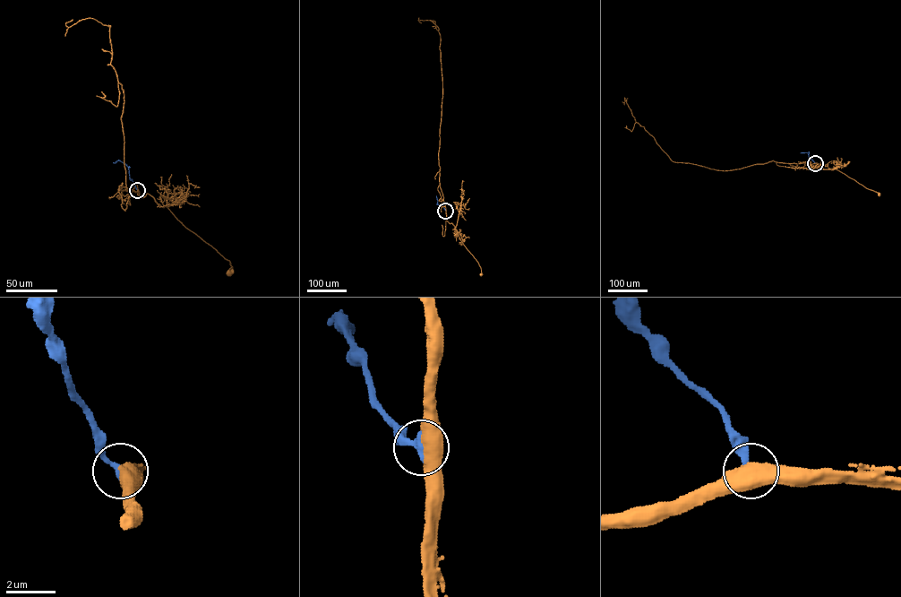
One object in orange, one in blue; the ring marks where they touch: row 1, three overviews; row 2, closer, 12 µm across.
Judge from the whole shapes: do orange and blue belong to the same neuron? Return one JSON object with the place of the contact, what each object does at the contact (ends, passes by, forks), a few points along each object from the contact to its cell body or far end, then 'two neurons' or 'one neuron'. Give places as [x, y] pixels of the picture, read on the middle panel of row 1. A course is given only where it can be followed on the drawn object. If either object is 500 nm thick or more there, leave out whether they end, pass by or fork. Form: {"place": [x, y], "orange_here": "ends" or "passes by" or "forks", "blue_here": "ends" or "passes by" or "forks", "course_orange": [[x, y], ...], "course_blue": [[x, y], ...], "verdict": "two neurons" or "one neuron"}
{"place": [445, 211], "course_orange": [[445, 211], [447, 220], [455, 227], [460, 239], [478, 263], [481, 274]], "course_blue": [[445, 211], [442, 203], [437, 204], [436, 195]], "verdict": "one neuron"}

